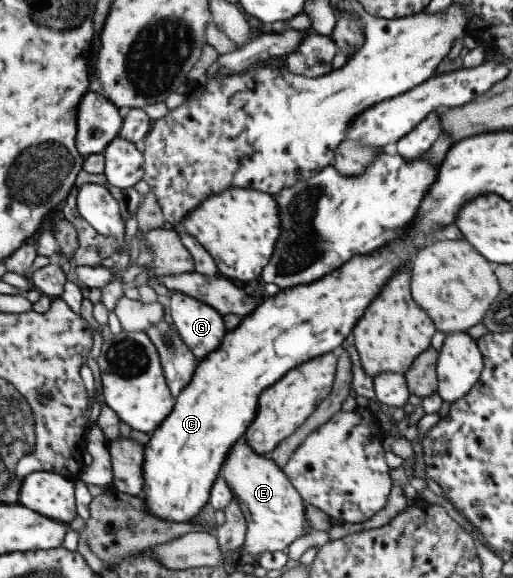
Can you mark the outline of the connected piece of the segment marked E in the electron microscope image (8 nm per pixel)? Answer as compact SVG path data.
M246 441L234 442L222 464L220 476L226 480L231 495L237 499L238 509L246 521L243 547L255 560L262 552L282 551L306 533L309 525L304 519L301 495L272 459L256 454Z

